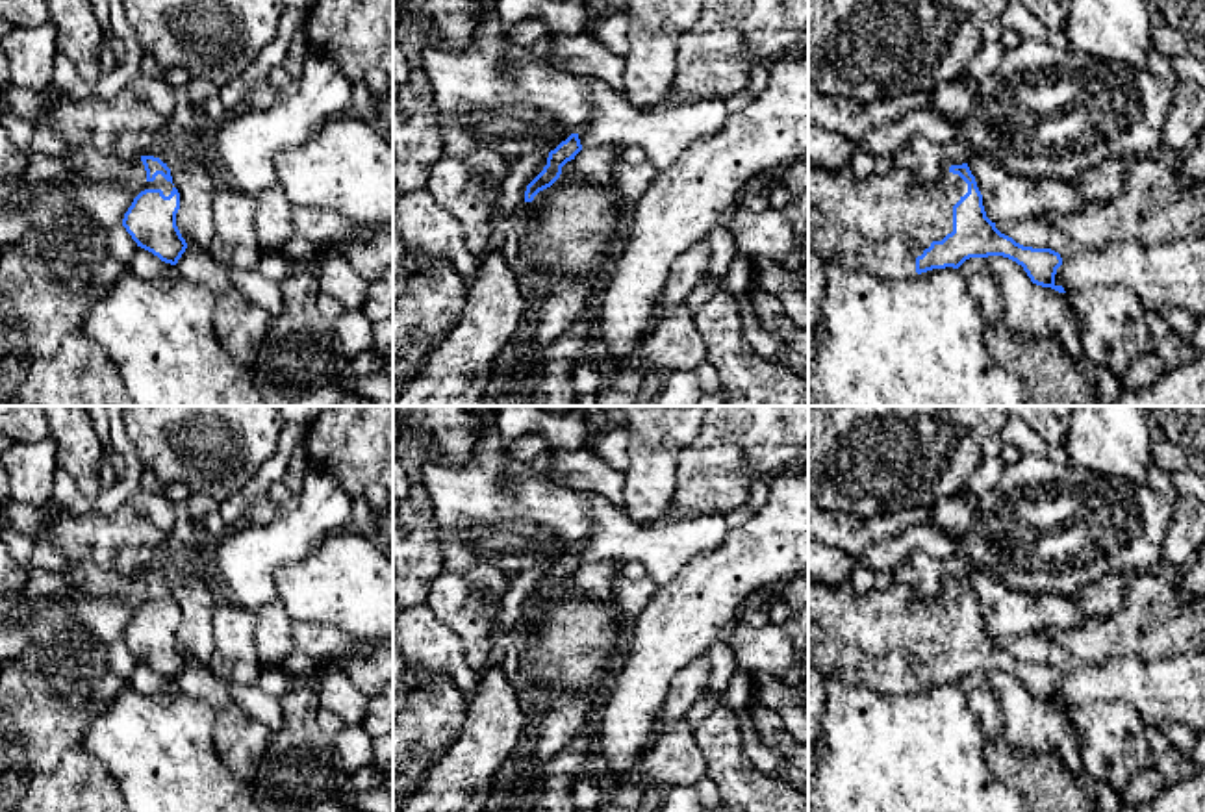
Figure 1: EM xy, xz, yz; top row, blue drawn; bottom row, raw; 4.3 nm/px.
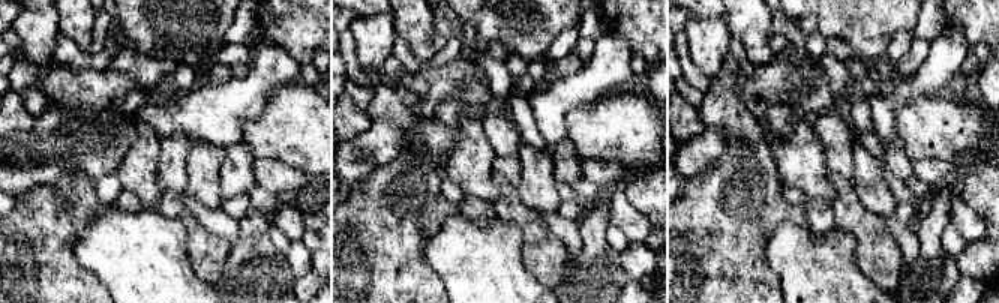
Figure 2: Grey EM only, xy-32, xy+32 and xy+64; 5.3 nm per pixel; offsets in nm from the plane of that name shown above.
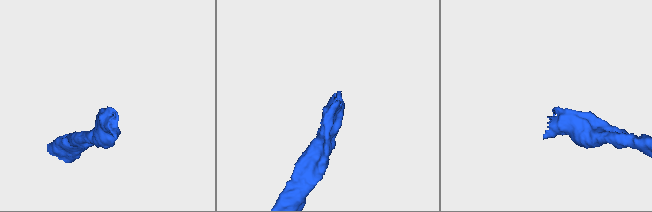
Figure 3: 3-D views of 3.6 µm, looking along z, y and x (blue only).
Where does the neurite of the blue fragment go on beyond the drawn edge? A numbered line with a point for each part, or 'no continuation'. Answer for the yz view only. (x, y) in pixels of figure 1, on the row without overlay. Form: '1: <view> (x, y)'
1: yz (883, 638)

